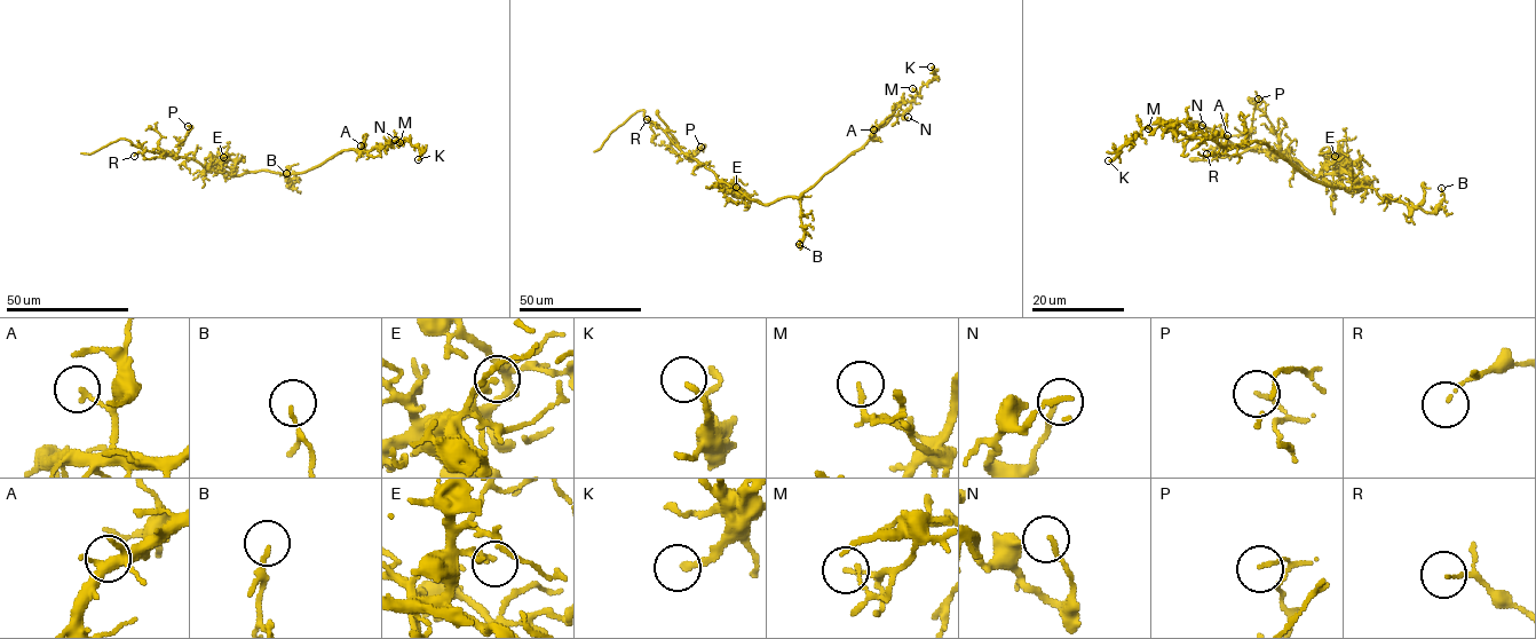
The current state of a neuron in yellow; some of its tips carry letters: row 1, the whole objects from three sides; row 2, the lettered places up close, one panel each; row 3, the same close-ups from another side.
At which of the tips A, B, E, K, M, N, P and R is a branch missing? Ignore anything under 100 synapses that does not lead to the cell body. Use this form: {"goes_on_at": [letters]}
{"goes_on_at": []}

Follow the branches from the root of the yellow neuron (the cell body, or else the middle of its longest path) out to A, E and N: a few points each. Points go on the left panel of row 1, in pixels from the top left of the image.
A: (258, 171), (303, 173), (340, 151), (362, 151), (361, 146)
E: (258, 171), (231, 175), (220, 168), (223, 157)
N: (258, 171), (303, 173), (340, 151), (370, 151), (398, 139), (389, 146), (395, 140)

